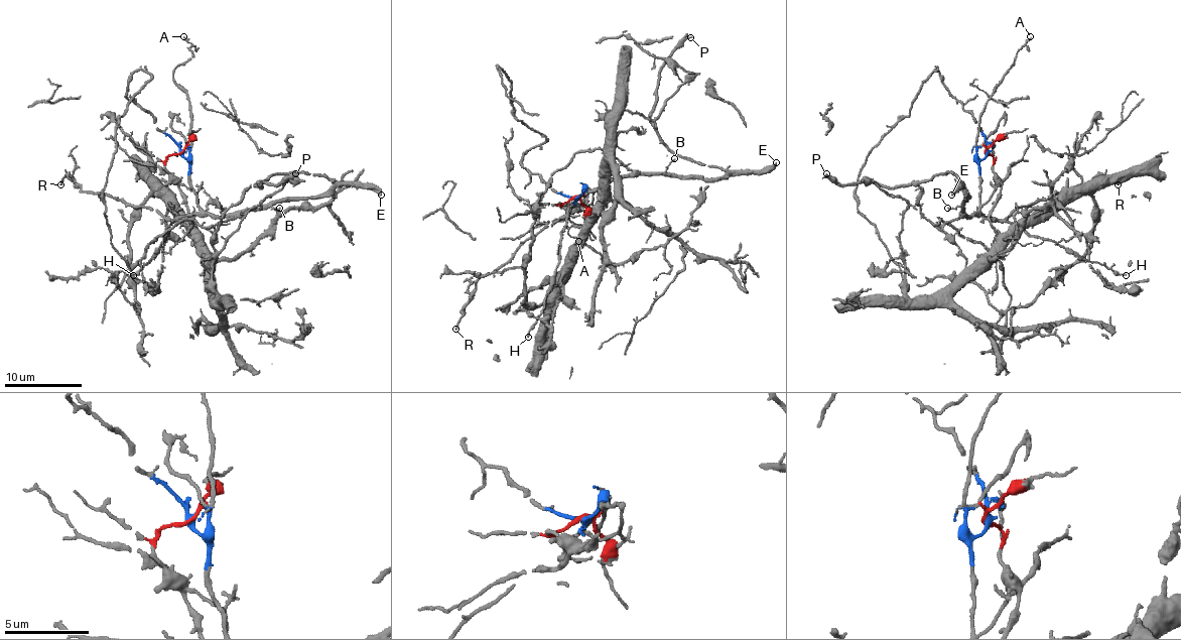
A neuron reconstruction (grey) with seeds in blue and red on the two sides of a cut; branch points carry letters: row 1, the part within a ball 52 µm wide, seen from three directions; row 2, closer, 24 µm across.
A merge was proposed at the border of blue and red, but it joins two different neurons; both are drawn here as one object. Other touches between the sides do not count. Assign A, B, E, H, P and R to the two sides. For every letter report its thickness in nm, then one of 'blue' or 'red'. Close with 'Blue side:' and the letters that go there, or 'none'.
A: 160 nm thick; blue
B: 140 nm thick; blue
E: 360 nm thick; blue
H: 120 nm thick; blue
P: 200 nm thick; blue
R: 180 nm thick; blue
Blue side: A, B, E, H, P, R

